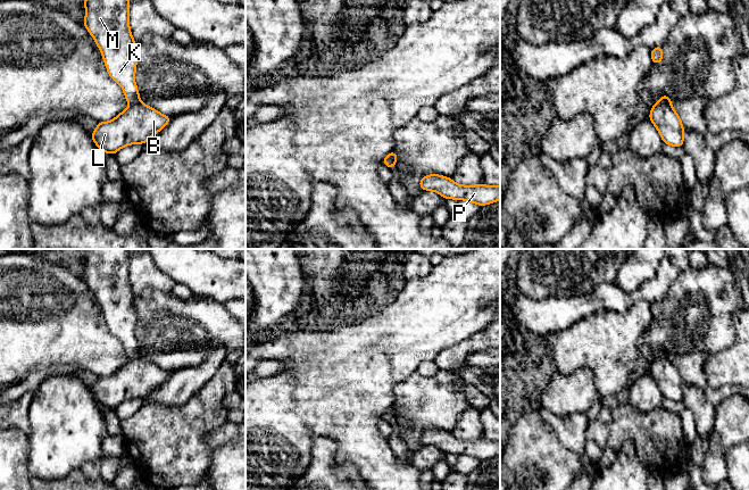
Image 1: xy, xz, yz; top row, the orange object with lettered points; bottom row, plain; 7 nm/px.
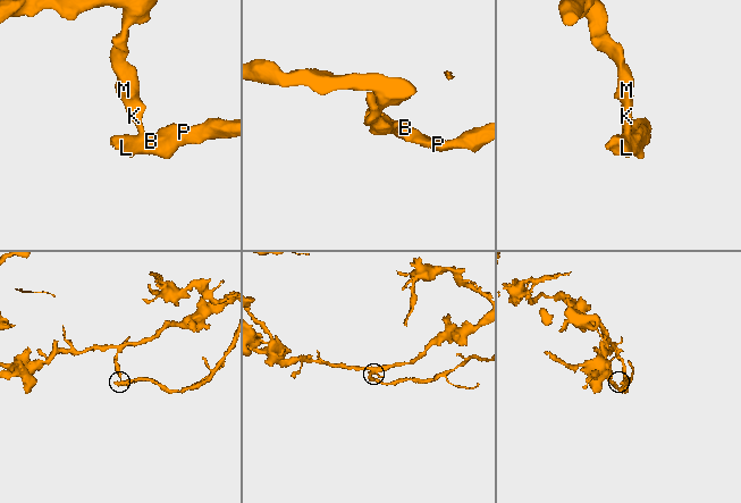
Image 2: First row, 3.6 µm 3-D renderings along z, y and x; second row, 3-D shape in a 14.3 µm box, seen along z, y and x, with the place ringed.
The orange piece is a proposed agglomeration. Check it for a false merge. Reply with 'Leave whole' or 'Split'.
Split

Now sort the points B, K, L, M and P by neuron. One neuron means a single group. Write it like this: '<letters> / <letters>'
B L P / K M

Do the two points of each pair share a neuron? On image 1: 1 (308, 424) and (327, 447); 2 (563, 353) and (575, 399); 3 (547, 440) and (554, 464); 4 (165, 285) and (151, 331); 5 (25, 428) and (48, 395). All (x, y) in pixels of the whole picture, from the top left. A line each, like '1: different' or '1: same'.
1: different
2: different
3: same
4: different
5: different

